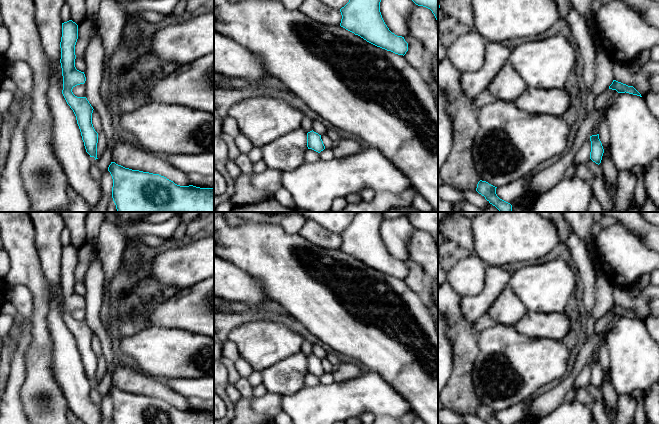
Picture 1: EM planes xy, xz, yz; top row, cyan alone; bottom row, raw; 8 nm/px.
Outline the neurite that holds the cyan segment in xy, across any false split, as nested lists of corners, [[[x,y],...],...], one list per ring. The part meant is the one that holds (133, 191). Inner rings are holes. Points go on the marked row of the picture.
[[[111,162],[112,198],[117,212],[214,212],[214,188],[180,186],[159,174],[132,170]]]

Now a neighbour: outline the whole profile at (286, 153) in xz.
[[[298,128],[271,143],[260,147],[263,161],[269,169],[281,172],[293,171],[304,163],[307,147],[307,132]]]

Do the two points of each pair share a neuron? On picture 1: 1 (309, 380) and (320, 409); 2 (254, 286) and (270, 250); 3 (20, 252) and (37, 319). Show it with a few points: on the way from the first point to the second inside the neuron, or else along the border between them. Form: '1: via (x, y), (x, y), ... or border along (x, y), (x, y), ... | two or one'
1: border along (320, 383), (305, 386) | two
2: border along (237, 266), (260, 281), (262, 289), (269, 299) | two
3: via (25, 269), (39, 287), (39, 302) | one

